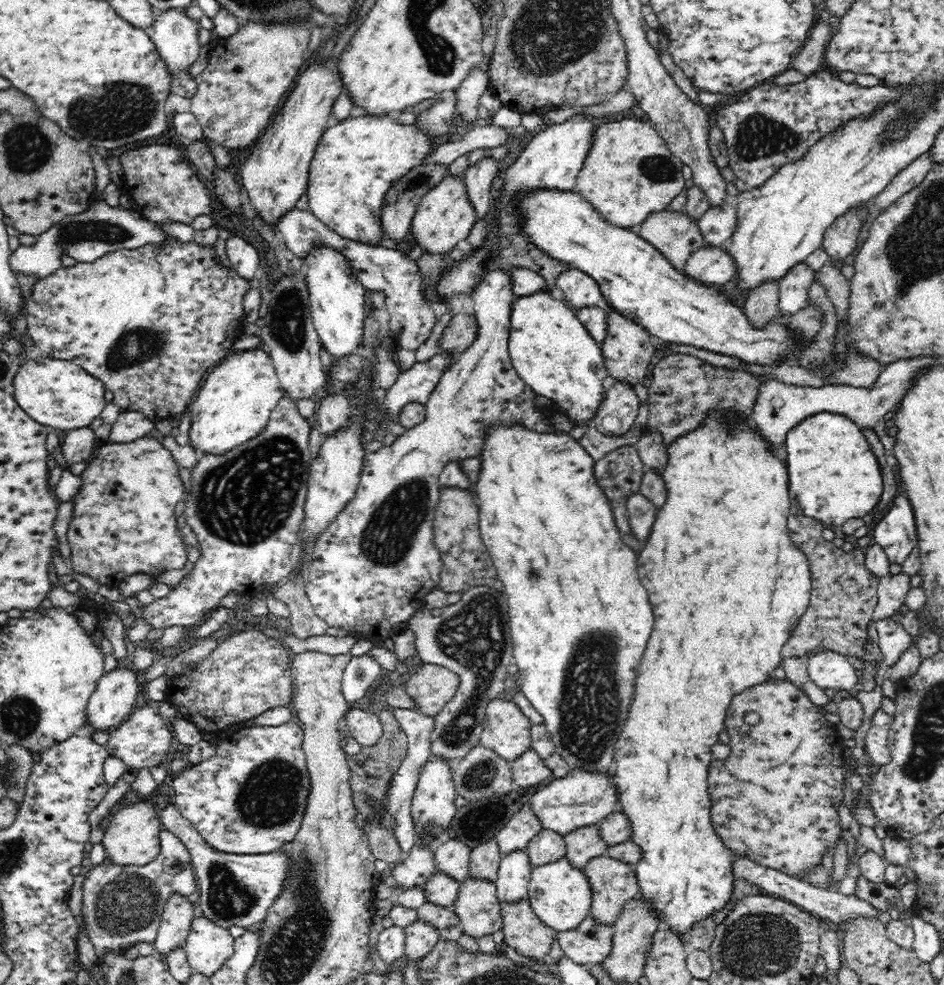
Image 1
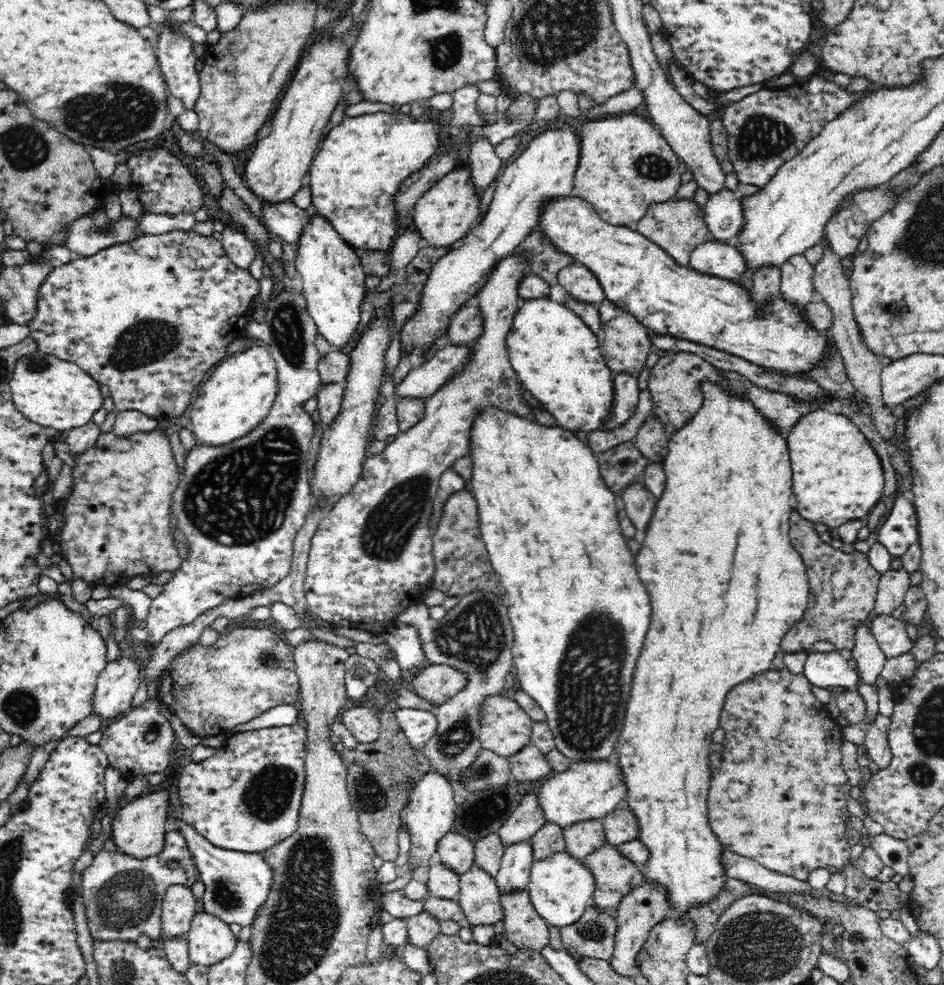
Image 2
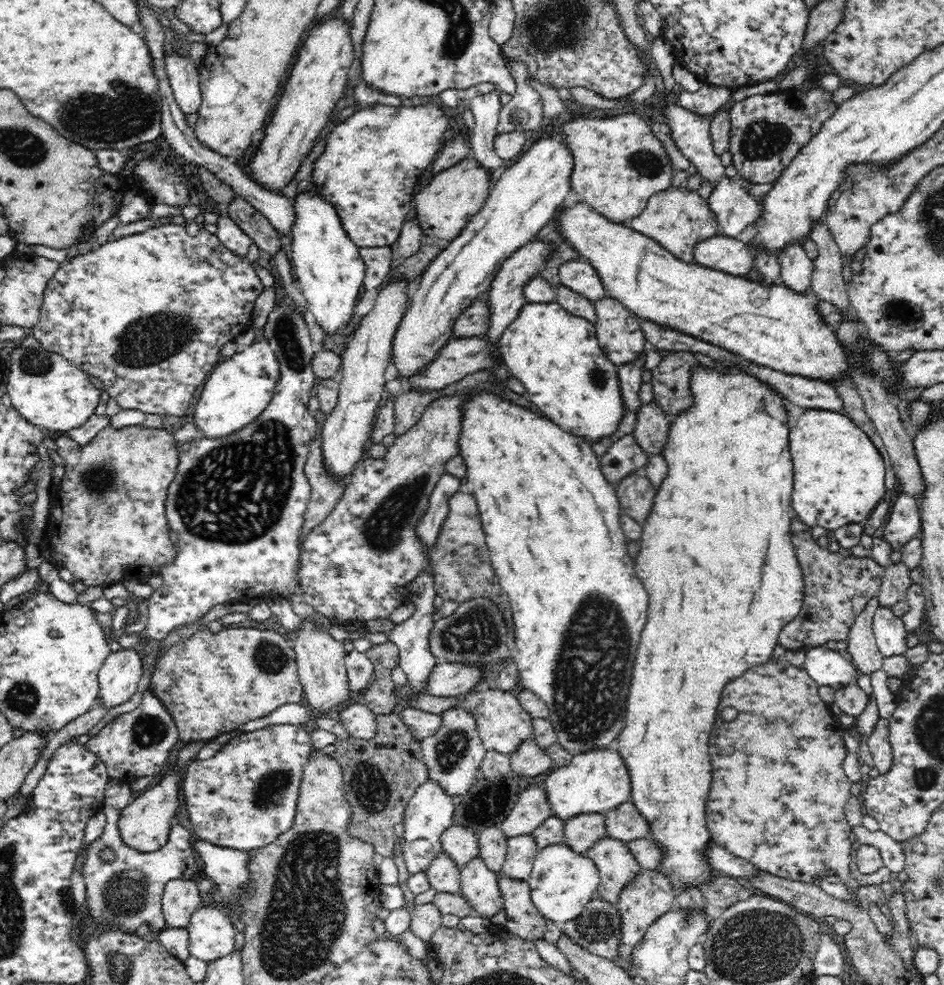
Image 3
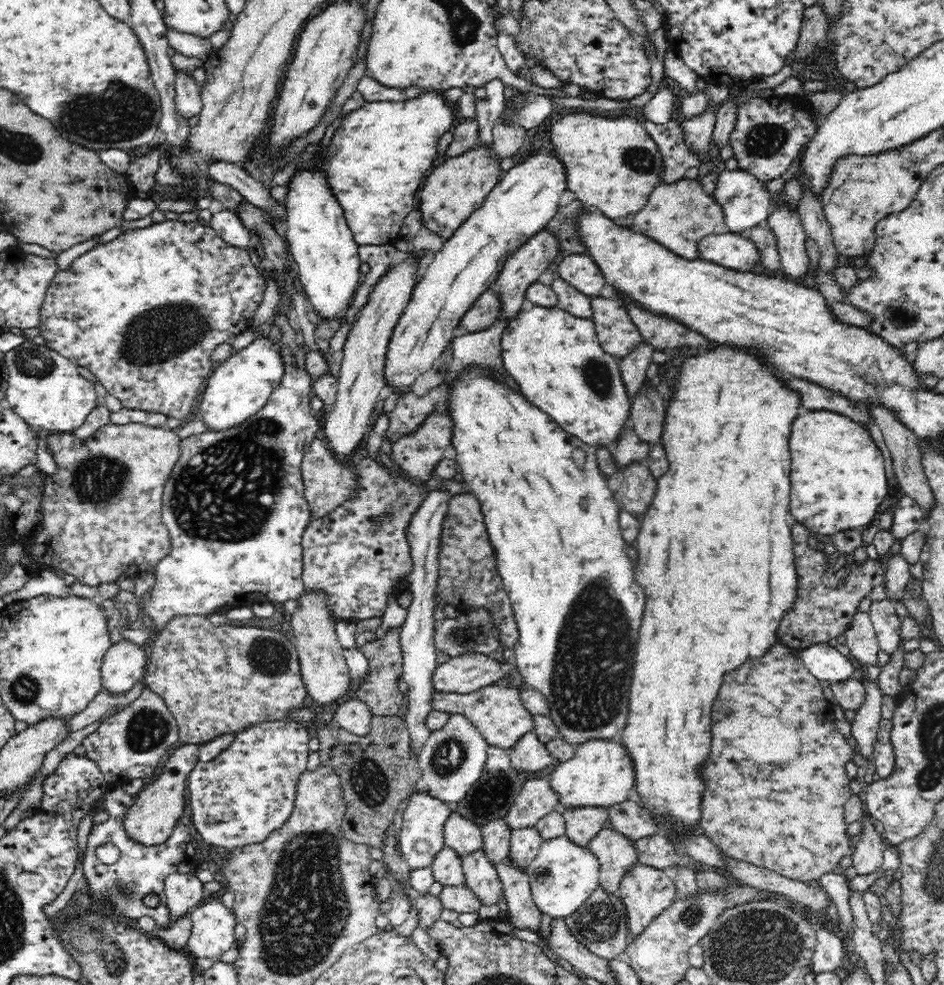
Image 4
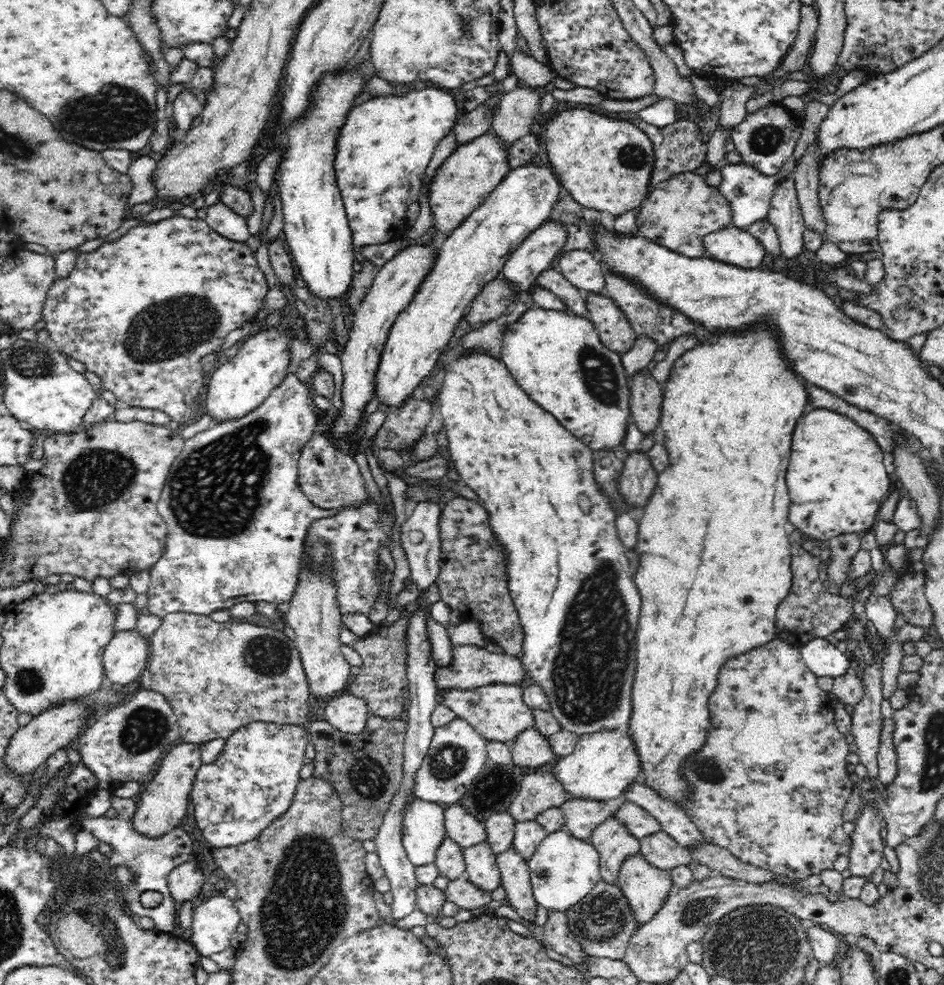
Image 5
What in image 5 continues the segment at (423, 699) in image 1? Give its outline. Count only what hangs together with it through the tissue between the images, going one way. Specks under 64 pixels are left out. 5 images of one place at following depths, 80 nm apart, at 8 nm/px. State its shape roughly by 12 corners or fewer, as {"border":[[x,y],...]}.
{"border":[[453,647],[434,676],[440,690],[524,685],[518,656]]}

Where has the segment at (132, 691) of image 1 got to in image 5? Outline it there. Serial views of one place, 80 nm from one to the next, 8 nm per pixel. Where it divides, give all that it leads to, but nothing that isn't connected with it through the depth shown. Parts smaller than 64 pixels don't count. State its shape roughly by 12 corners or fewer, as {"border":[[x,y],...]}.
{"border":[[119,631],[103,653],[104,675],[120,687],[146,669],[148,642]]}

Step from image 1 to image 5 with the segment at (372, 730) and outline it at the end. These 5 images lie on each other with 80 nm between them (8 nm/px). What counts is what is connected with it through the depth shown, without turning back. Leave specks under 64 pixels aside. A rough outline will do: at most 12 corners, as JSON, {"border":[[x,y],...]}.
{"border":[[338,692],[324,704],[325,720],[360,733],[370,717],[357,696]]}

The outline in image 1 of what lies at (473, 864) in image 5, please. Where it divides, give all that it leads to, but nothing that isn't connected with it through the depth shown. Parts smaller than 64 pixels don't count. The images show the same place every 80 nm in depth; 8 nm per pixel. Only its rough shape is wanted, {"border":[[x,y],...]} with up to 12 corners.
{"border":[[466,877],[452,907],[466,936],[503,928],[496,886]]}

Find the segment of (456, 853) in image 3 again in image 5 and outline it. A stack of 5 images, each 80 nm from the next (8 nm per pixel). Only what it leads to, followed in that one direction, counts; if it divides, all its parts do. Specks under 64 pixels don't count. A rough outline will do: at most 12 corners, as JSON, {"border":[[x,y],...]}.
{"border":[[459,803],[444,812],[445,831],[462,849],[487,840],[485,823]]}

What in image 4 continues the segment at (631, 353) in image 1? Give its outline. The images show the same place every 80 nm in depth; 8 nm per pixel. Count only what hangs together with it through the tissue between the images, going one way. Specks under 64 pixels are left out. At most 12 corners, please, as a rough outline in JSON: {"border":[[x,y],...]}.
{"border":[[592,297],[591,319],[620,360],[642,344],[622,298]]}

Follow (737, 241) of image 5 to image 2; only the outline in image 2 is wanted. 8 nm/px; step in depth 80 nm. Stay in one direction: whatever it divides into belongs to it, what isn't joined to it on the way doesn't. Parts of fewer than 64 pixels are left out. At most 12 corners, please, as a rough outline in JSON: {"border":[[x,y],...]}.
{"border":[[710,240],[688,267],[734,280],[748,270],[738,246]]}

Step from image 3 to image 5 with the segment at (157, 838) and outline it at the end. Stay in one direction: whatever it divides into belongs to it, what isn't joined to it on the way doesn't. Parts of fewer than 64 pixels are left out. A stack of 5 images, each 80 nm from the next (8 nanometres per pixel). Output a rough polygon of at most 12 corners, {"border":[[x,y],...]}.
{"border":[[198,744],[160,761],[140,795],[132,827],[148,837],[176,828],[188,812]]}

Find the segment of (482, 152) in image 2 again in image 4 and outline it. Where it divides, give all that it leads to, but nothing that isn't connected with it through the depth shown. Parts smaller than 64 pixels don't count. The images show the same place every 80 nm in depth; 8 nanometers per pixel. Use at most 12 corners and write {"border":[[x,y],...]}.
{"border":[[501,80],[483,85],[472,99],[479,144],[493,144],[494,125],[505,109]]}

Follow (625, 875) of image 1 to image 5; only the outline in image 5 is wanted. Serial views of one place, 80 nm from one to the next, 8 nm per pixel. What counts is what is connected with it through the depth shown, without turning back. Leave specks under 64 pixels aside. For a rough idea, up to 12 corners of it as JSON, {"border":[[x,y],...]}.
{"border":[[618,815],[601,821],[589,841],[601,879],[617,883],[624,858],[640,850]]}

